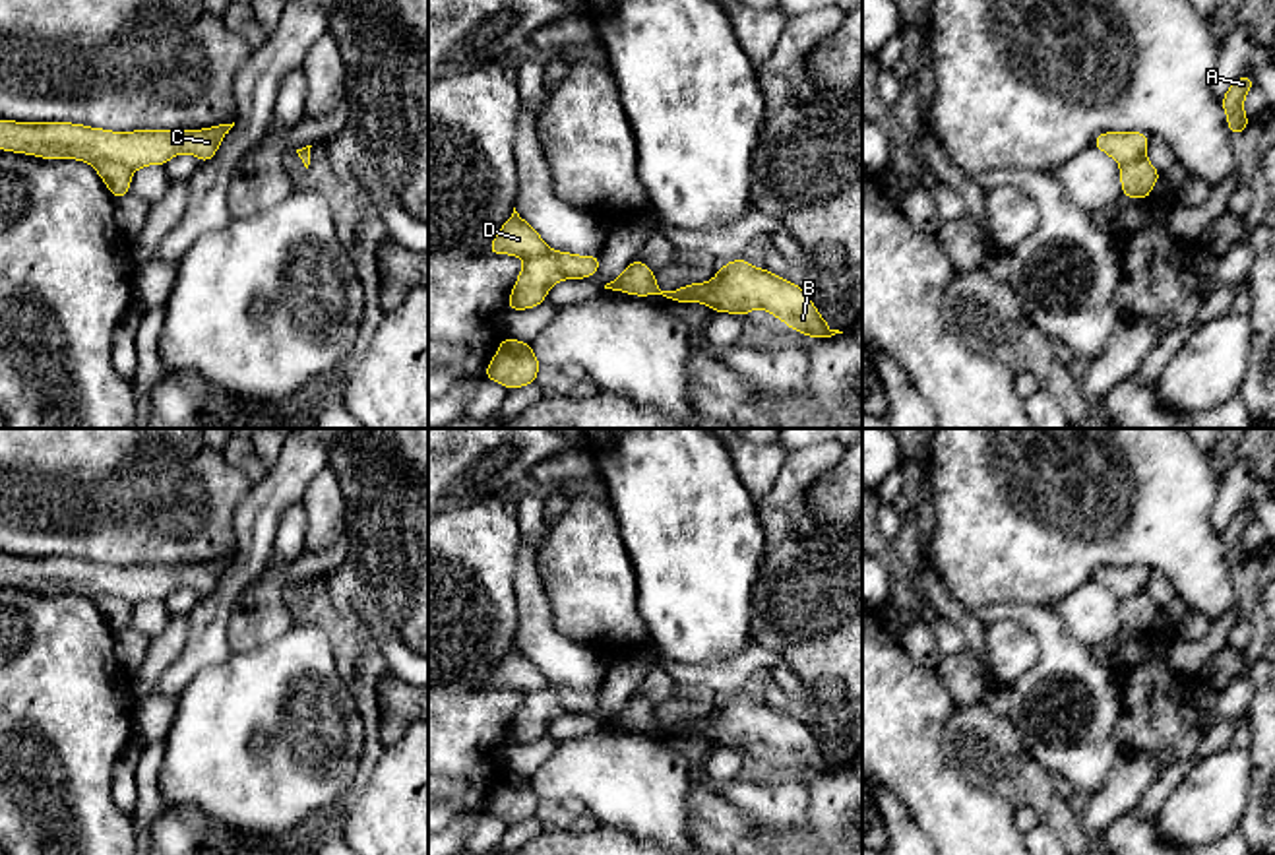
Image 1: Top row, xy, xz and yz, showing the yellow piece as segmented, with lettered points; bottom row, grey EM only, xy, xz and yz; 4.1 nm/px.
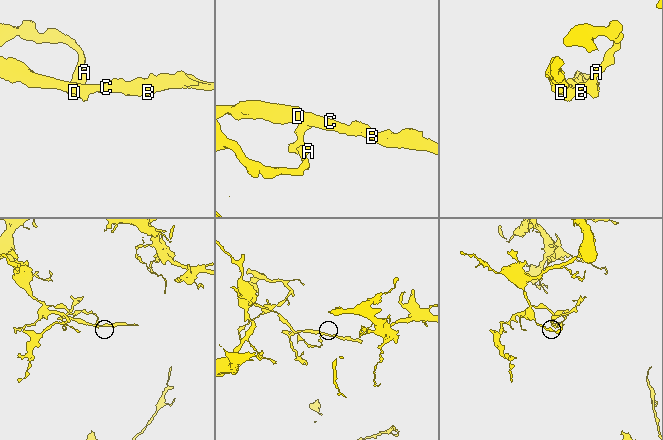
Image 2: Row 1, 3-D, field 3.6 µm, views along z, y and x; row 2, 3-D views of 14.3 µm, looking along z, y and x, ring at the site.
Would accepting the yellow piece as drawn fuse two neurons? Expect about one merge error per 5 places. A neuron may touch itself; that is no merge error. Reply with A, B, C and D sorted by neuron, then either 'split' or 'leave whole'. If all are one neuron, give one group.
A / B C D | split

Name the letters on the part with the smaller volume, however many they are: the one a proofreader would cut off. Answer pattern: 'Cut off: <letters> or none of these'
Cut off: B, C, D

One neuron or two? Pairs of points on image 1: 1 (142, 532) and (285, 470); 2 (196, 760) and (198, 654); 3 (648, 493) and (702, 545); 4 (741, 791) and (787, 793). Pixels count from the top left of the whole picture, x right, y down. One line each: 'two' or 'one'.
1: two
2: two
3: one
4: one

